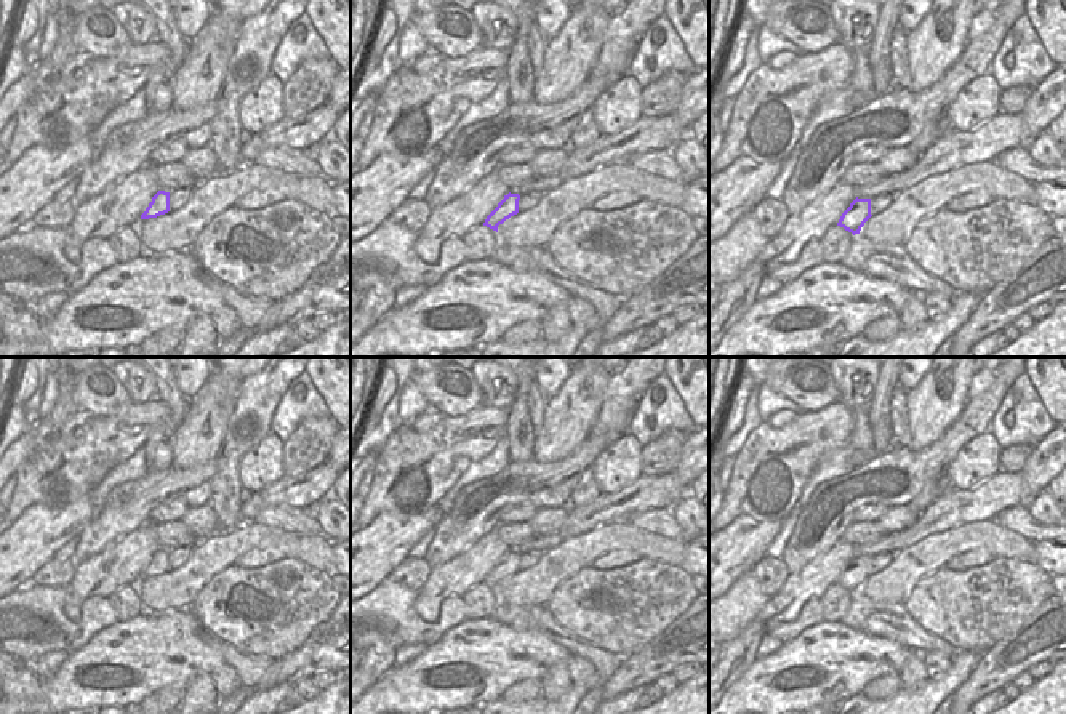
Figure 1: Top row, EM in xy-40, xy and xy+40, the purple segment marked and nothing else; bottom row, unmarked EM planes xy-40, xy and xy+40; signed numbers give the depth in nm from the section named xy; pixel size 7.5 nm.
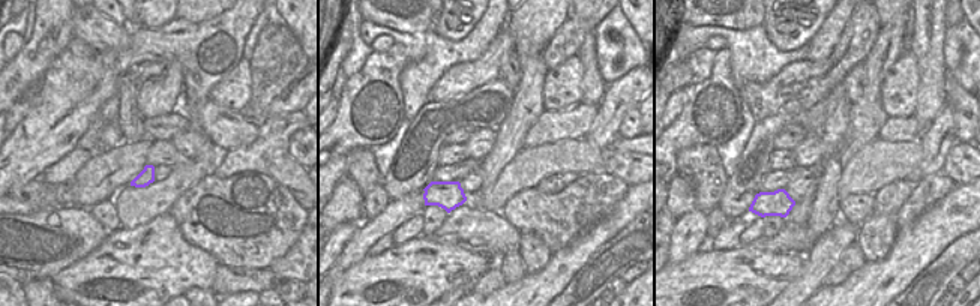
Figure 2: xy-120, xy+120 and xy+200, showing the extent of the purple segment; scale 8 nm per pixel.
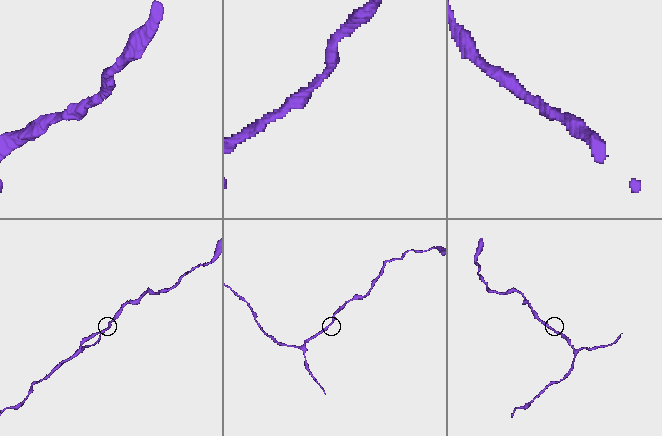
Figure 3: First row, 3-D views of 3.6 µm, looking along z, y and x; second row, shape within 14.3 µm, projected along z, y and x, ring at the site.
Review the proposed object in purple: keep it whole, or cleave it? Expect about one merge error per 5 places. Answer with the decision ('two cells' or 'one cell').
one cell

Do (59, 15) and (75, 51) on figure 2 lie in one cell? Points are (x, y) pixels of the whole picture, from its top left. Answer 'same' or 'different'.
different

